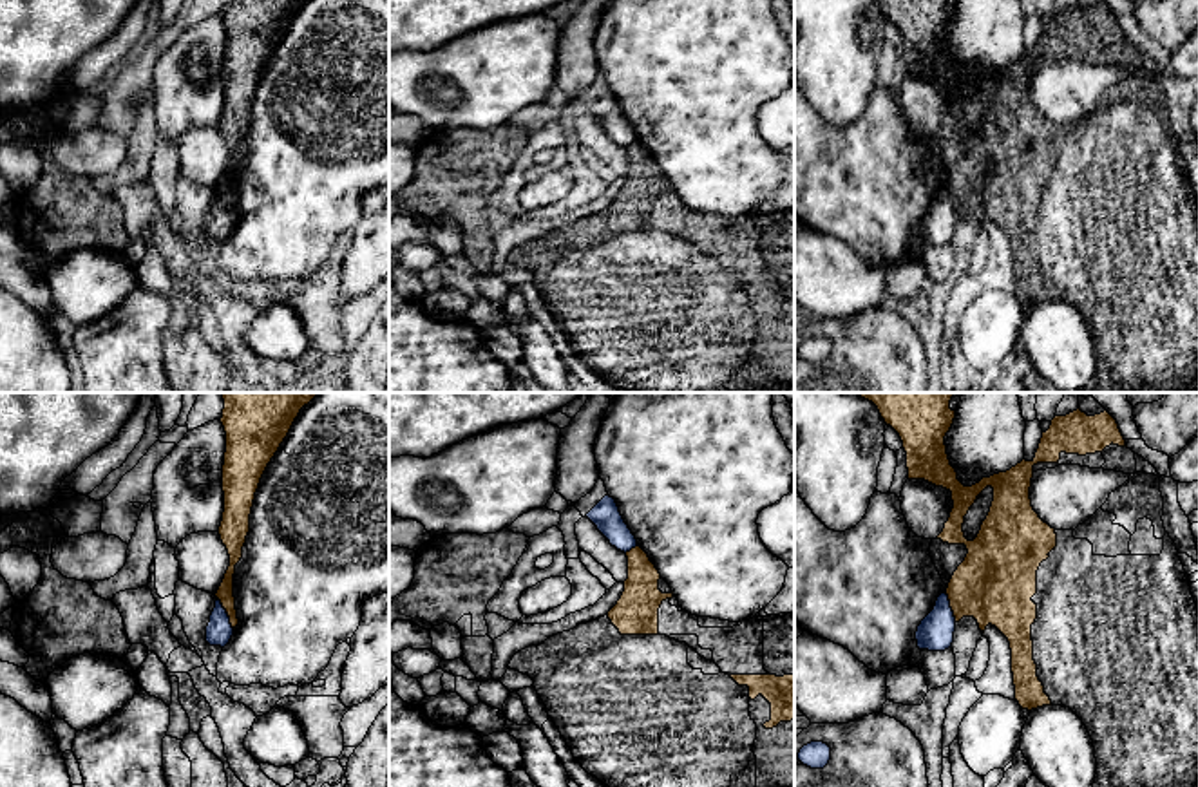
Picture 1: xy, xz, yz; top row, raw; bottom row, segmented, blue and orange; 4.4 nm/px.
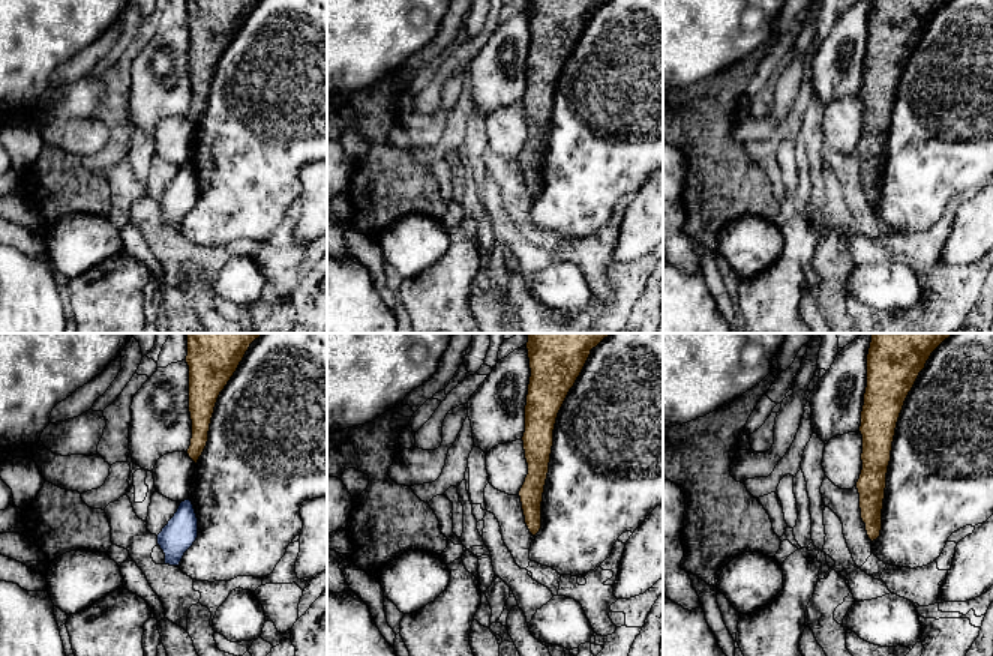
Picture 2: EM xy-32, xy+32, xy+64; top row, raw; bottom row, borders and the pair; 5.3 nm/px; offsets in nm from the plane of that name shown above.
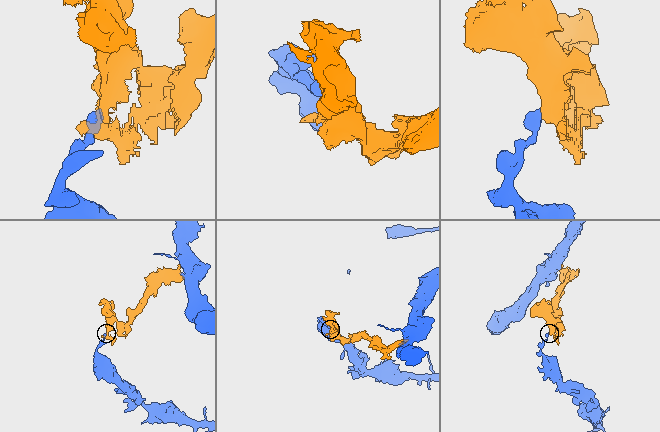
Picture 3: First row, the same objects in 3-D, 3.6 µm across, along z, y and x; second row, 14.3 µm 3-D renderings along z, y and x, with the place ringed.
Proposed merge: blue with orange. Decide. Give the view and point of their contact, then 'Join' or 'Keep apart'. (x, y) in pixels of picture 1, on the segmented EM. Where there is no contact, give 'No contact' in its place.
Touches blue at xy (227, 614). Keep apart

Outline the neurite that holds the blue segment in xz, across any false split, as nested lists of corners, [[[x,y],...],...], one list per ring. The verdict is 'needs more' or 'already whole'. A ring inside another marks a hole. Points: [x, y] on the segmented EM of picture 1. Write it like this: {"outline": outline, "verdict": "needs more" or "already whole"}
{"outline": [[[604,496],[586,517],[597,526],[597,530],[621,552],[630,552],[639,546],[635,536],[624,523],[619,507],[613,498]]], "verdict": "already whole"}

